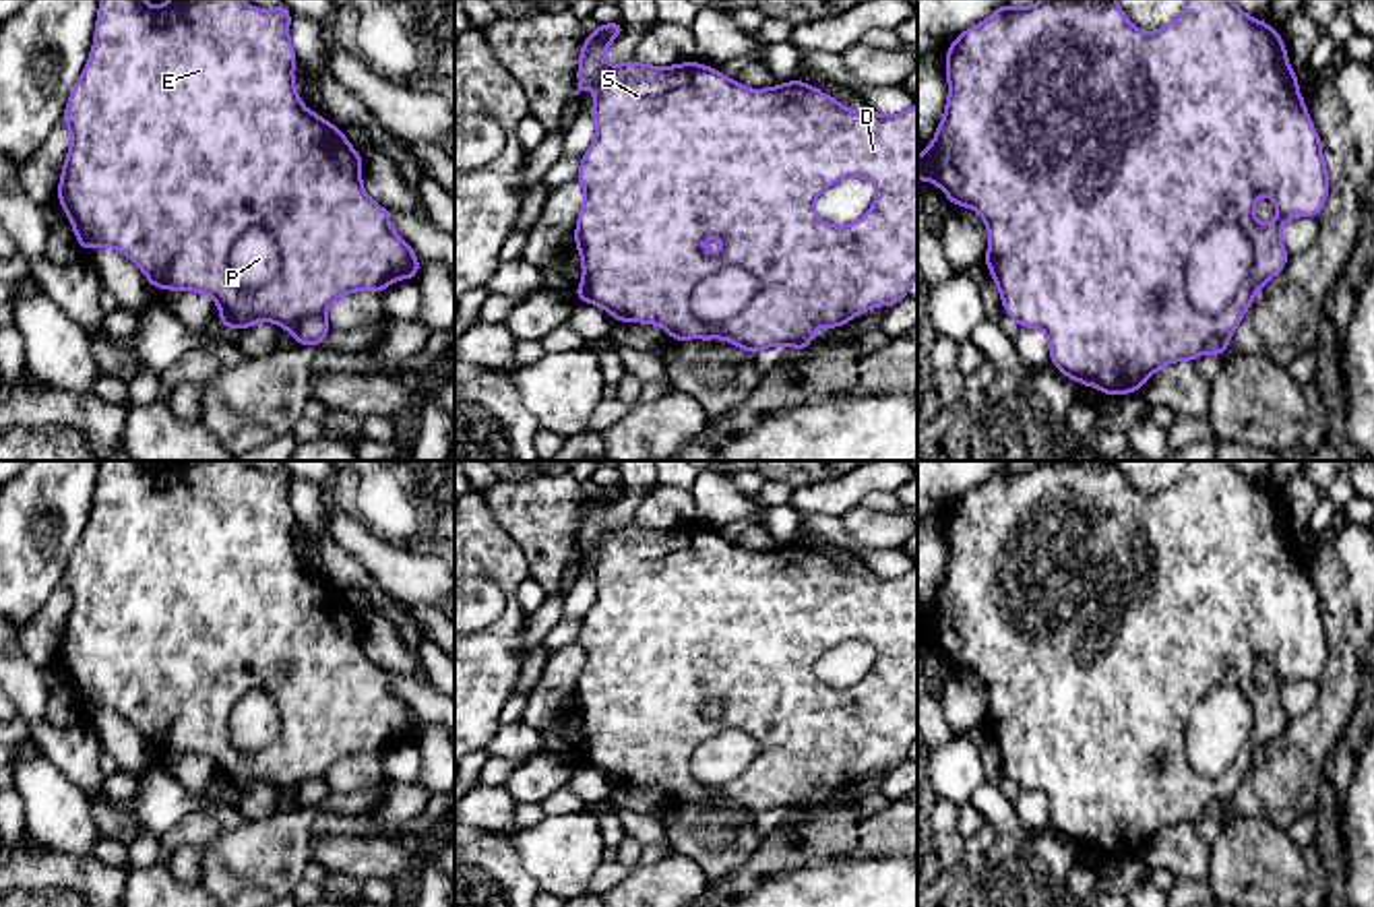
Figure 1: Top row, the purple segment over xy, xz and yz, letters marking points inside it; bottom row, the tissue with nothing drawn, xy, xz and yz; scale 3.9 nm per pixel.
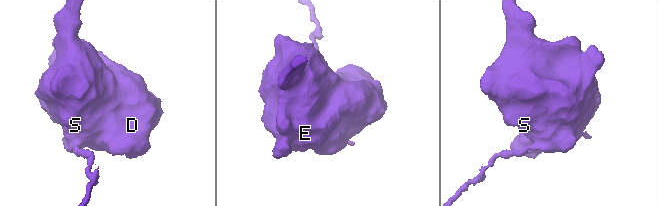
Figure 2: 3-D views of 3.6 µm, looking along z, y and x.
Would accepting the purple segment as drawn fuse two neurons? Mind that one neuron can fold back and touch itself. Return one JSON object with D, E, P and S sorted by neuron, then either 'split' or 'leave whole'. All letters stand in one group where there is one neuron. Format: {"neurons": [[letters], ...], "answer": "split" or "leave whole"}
{"neurons": [["D", "E", "S"], ["P"]], "answer": "split"}

